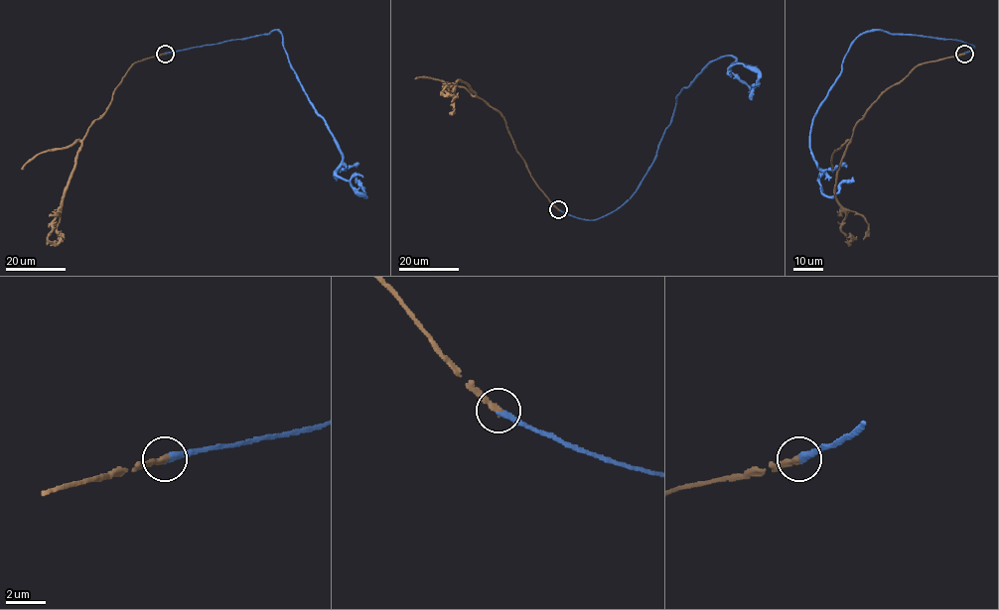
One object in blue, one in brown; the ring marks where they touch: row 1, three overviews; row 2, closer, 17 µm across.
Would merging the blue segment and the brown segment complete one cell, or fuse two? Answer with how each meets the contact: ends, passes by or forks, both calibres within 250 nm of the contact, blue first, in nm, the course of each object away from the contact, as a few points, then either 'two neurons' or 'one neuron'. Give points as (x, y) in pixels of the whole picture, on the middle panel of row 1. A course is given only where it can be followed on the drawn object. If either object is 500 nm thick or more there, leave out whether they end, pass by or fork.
blue ends | brown ends | 360/340 nm | blue via (558, 209), (595, 220), (630, 199), (676, 97), (715, 60), (731, 56), (731, 67), (758, 73), (750, 98) | brown via (558, 209), (531, 176), (501, 115), (463, 81), (441, 91), (456, 97), (458, 92) | one neuron

